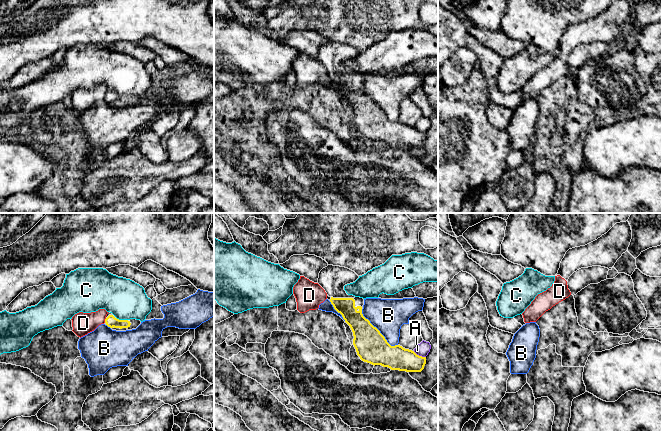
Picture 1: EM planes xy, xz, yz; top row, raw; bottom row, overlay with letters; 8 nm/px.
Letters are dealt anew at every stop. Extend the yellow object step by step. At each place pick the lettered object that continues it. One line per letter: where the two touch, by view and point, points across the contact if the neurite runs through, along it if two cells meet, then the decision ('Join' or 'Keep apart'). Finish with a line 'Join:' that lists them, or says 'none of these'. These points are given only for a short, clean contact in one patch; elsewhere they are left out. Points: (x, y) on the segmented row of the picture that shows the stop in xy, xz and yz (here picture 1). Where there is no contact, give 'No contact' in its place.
A: Touches yellow at xz (418, 355). Keep apart
B: Touches yellow at xz (378, 330). Keep apart
C: Touches yellow at xy (122, 320). Keep apart
D: Touches yellow at xy (105, 320). Boundary: xy (106, 318), (104, 322). Keep apart
Join: none of these

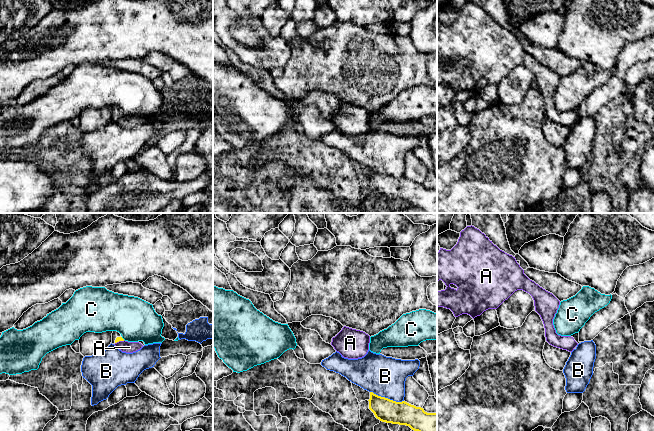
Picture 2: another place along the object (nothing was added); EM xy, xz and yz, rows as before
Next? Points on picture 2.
A: Touches yellow at xy (119, 340). Path across: xy (118, 339), (119, 340), (129, 347). Join
B: Touches yellow at xz (387, 398). Keep apart
C: Touches yellow at xy (122, 338). Keep apart
Join: A

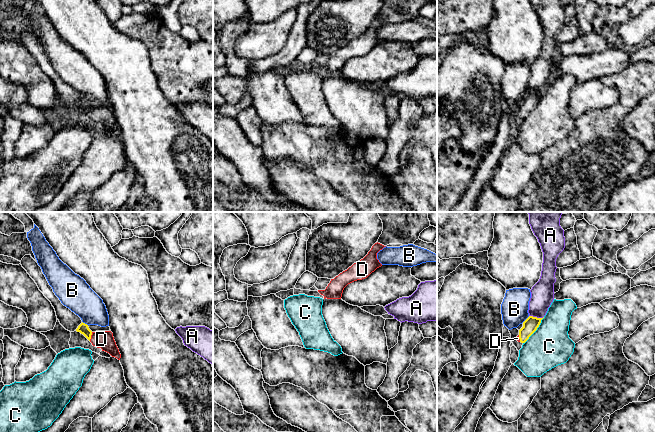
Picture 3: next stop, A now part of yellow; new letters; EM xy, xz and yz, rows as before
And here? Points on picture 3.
A: Touches yellow at yz (536, 317). Boundary: yz (529, 315), (543, 317). Keep apart
B: Touches yellow at yz (526, 319). Boundary: yz (529, 316), (522, 322). Keep apart
C: Touches yellow at yz (536, 329). Keep apart
D: Touches yellow at xy (90, 336). Path across: xy (83, 328), (90, 336), (101, 339). Join
Join: D

